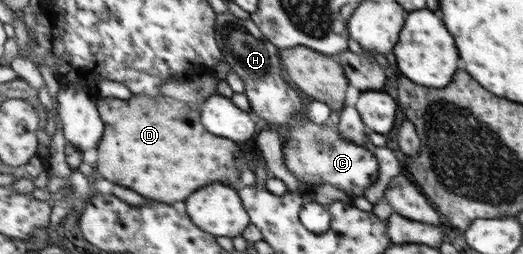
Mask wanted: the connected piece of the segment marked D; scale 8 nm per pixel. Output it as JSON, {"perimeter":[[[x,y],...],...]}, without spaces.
{"perimeter":[[[134,94],[128,100],[98,97],[98,108],[102,108],[102,120],[106,120],[106,136],[102,137],[102,144],[97,144],[96,170],[102,174],[104,180],[114,184],[126,186],[136,190],[144,198],[152,198],[164,204],[178,204],[181,206],[188,194],[196,188],[218,182],[236,188],[236,168],[232,166],[232,156],[236,156],[236,141],[220,136],[210,136],[201,124],[200,108],[188,108],[180,100],[160,94],[157,98]]]}

